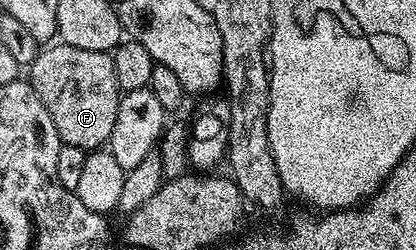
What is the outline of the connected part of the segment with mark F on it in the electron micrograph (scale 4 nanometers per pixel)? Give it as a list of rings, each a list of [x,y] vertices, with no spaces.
[[[56,41],[36,54],[30,74],[31,85],[42,105],[46,105],[46,113],[50,113],[50,121],[54,121],[63,146],[92,153],[95,147],[103,148],[107,144],[110,133],[114,133],[114,121],[118,121],[122,94],[115,61],[109,52],[74,49],[74,45]]]

